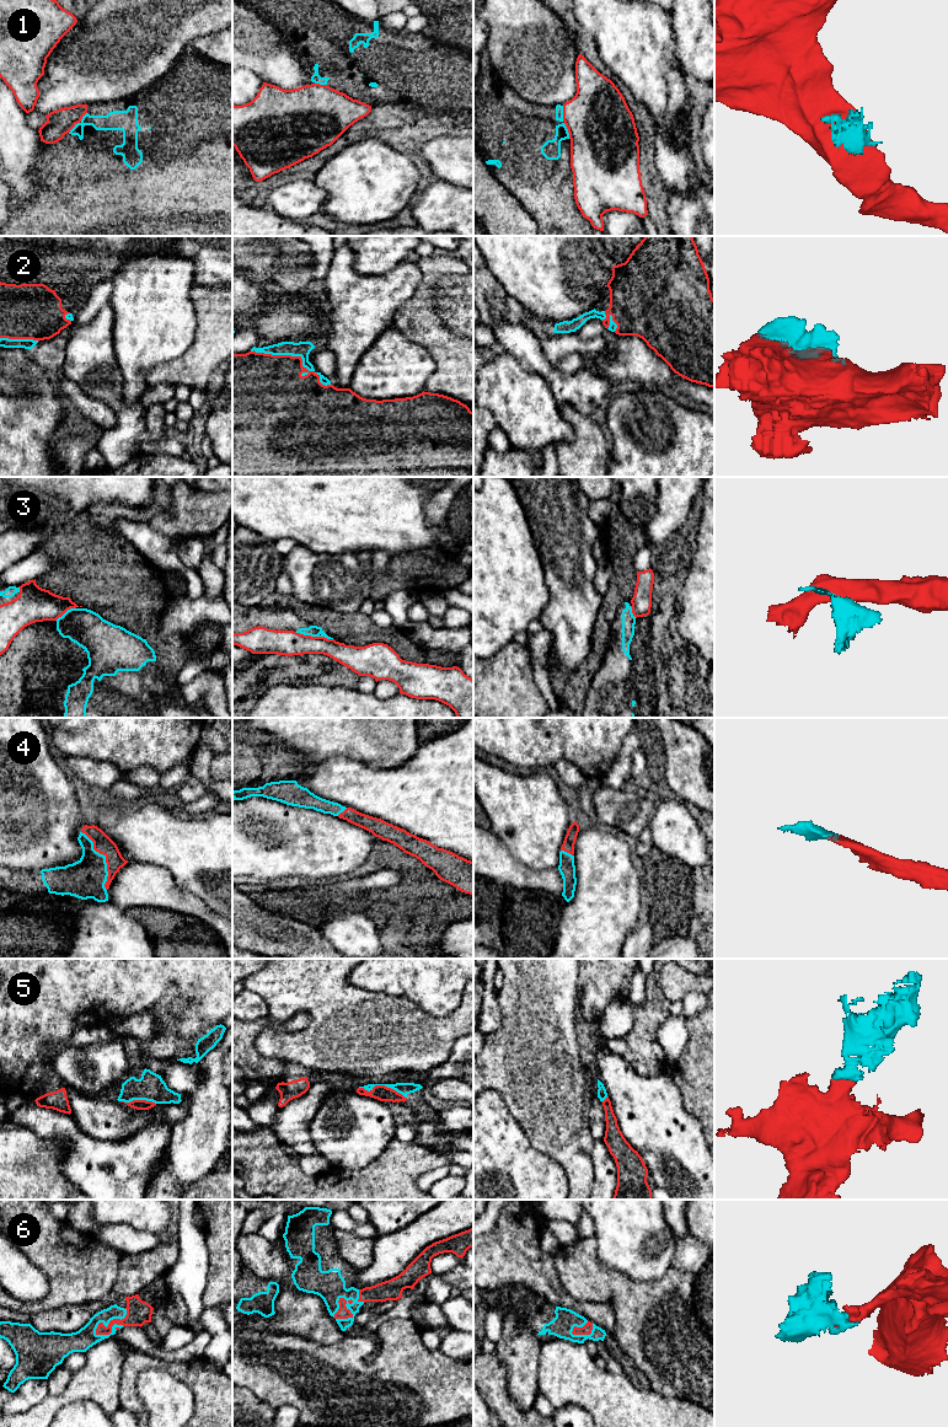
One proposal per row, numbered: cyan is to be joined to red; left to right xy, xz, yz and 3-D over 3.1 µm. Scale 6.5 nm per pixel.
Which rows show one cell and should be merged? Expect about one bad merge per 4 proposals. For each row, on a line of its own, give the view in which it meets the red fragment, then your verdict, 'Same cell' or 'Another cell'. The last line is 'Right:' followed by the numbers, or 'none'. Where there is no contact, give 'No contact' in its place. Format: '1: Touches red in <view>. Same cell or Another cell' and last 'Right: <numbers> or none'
1: Touches red in xy. Another cell
2: Touches red in xz. Same cell
3: Touches red in xz. Another cell
4: Touches red in xy. Same cell
5: Touches red in xz. Same cell
6: Touches red in xy. Same cell
Right: 2, 4, 5, 6

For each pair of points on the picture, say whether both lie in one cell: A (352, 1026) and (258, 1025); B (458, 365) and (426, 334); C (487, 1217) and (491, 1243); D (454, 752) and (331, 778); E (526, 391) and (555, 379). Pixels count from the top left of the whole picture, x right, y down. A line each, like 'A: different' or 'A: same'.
A: different
B: same
C: different
D: same
E: different

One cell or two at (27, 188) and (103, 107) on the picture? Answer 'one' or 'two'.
two

